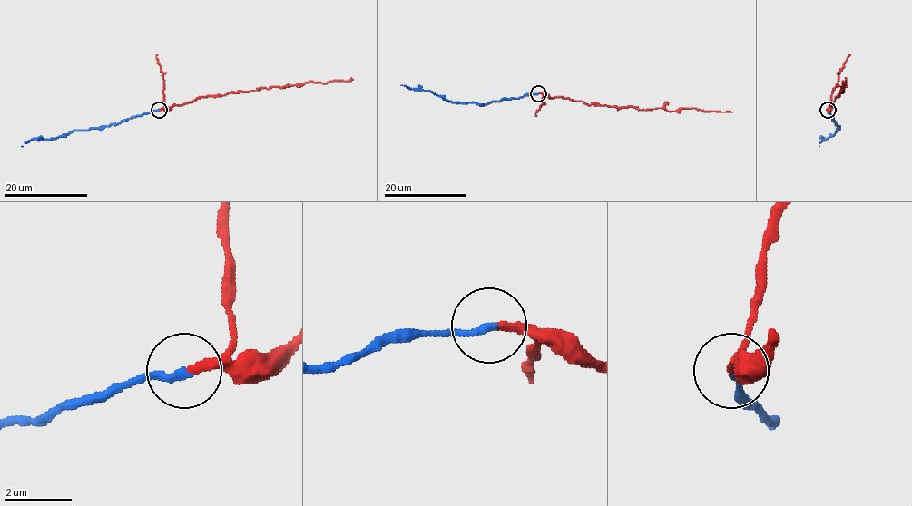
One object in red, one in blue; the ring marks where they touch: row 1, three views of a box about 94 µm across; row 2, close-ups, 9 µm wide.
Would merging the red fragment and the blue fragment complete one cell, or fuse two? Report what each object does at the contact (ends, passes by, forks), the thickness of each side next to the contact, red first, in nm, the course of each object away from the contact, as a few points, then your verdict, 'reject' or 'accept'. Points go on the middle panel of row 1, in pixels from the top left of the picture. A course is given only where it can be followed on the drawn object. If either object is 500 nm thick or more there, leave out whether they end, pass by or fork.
red ends; blue ends; calibres 260 and 240 nm; course red (538, 93), (551, 97), (563, 96), (588, 104), (618, 108), (665, 108), (668, 111), (692, 108), (732, 111); course blue (537, 93), (487, 103), (453, 102), (430, 92), (401, 85); reject

